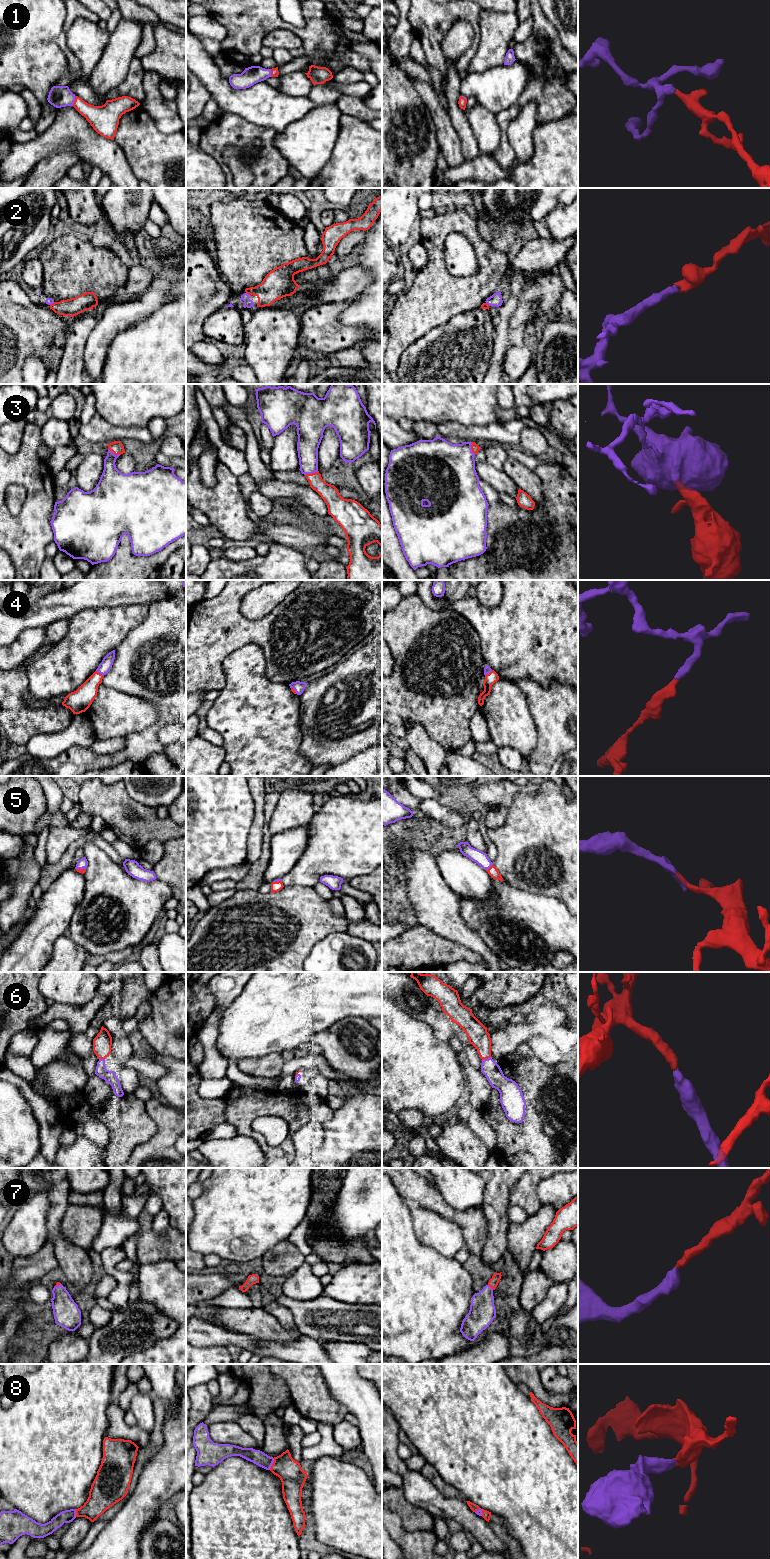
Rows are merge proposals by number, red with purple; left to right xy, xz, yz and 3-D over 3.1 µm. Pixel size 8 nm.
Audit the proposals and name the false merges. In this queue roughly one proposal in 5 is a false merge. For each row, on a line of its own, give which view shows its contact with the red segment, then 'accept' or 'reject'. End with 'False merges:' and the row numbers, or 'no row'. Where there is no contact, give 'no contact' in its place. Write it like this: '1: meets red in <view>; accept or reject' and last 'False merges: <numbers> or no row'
1: meets red in xy; accept
2: meets red in xz; accept
3: meets red in xz; accept
4: meets red in xy; accept
5: meets red in yz; accept
6: meets red in yz; accept
7: meets red in yz; accept
8: meets red in xz; accept
False merges: no row

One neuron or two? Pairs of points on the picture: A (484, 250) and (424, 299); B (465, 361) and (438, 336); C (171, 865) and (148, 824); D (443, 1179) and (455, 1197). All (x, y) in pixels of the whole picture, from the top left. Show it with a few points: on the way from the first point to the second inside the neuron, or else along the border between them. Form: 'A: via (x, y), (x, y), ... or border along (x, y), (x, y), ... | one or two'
A: via (484, 270), (462, 294), (444, 295) | one
B: via (458, 356), (445, 343) | one
C: border along (175, 838), (170, 838), (163, 842) | two
D: via (447, 1183), (455, 1193) | one

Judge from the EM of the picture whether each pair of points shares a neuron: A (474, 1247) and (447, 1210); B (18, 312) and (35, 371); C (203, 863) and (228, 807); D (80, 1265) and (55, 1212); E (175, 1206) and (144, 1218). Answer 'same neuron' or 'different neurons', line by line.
A: same neuron
B: different neurons
C: same neuron
D: same neuron
E: different neurons

